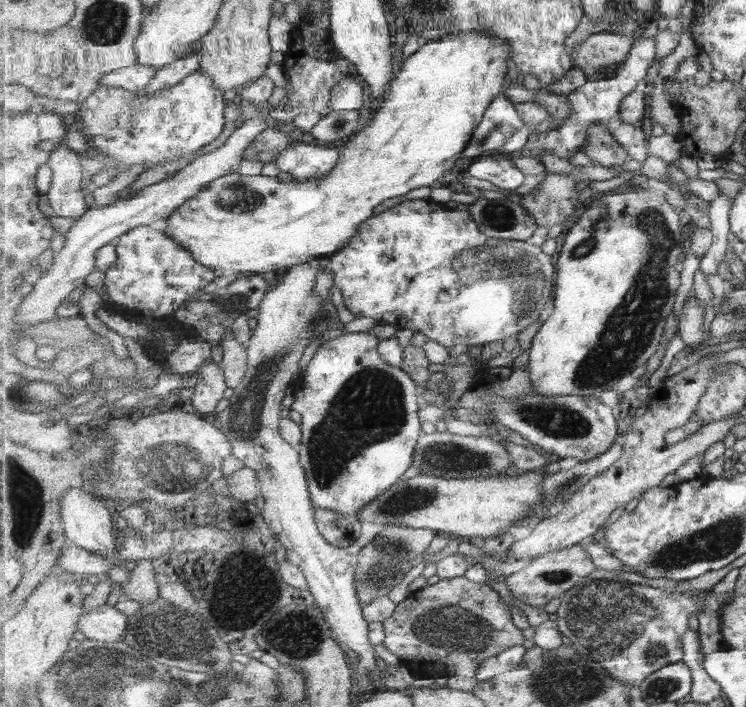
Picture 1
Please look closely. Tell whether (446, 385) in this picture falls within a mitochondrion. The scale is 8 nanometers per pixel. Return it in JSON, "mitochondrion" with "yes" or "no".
{"mitochondrion":"no"}

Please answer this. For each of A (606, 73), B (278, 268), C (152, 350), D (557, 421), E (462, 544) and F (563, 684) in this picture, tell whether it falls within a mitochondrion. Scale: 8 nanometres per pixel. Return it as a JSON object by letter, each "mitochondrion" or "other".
{"A":"other","B":"other","C":"other","D":"mitochondrion","E":"other","F":"mitochondrion"}

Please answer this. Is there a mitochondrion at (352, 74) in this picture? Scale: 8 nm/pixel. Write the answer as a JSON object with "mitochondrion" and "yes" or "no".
{"mitochondrion":"no"}

